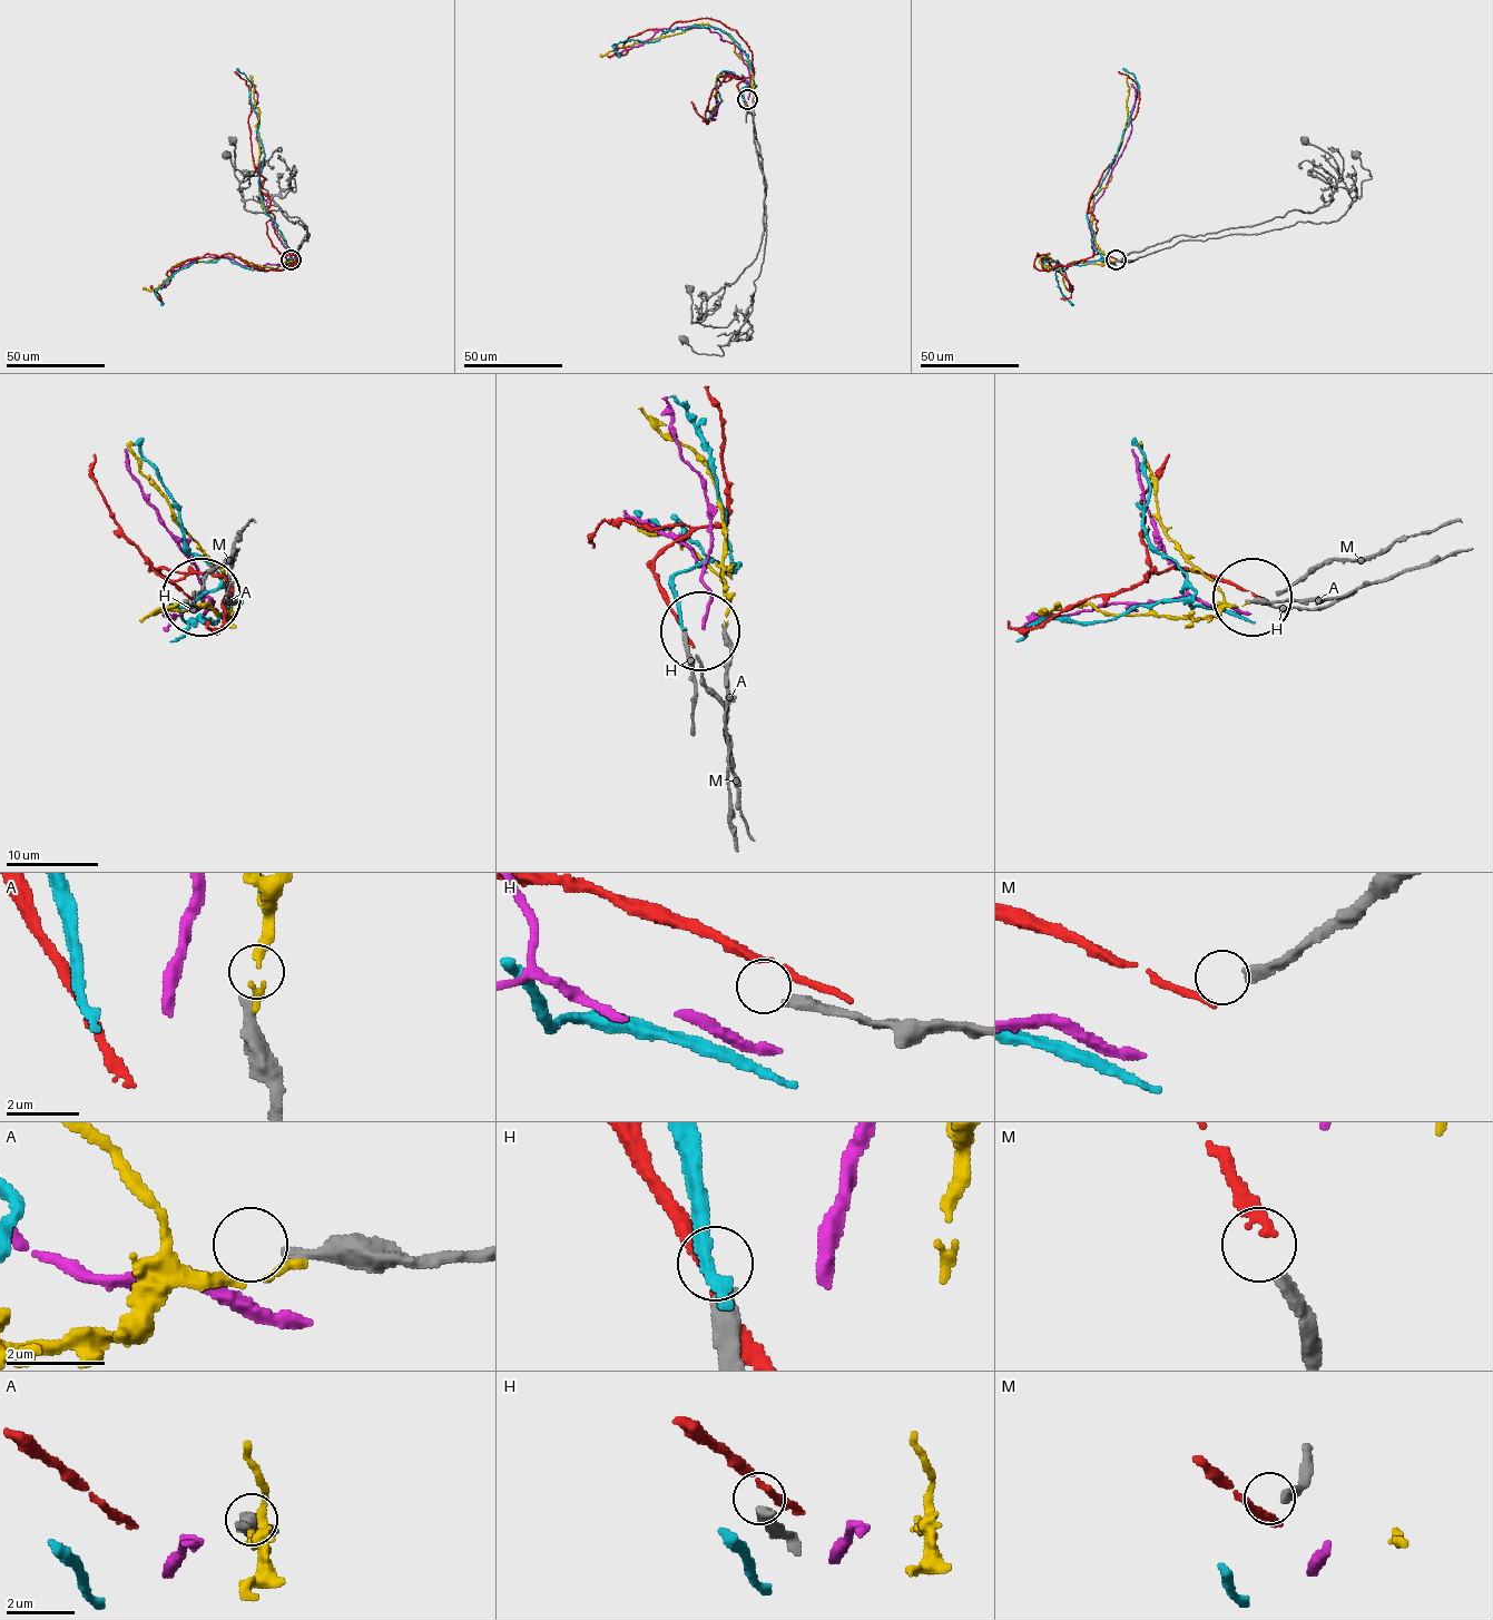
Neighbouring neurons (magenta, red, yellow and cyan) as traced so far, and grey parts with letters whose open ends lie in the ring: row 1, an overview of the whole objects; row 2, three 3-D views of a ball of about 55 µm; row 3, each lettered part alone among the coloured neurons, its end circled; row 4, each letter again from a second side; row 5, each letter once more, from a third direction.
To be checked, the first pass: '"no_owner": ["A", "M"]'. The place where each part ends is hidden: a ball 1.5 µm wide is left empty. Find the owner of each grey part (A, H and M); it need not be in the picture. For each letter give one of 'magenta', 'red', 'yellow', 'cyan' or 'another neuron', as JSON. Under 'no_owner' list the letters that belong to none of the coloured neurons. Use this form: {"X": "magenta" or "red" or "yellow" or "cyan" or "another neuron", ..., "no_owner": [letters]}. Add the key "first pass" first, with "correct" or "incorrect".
{"first pass": "incorrect", "A": "another neuron", "H": "another neuron", "M": "another neuron", "no_owner": ["A", "H", "M"]}

